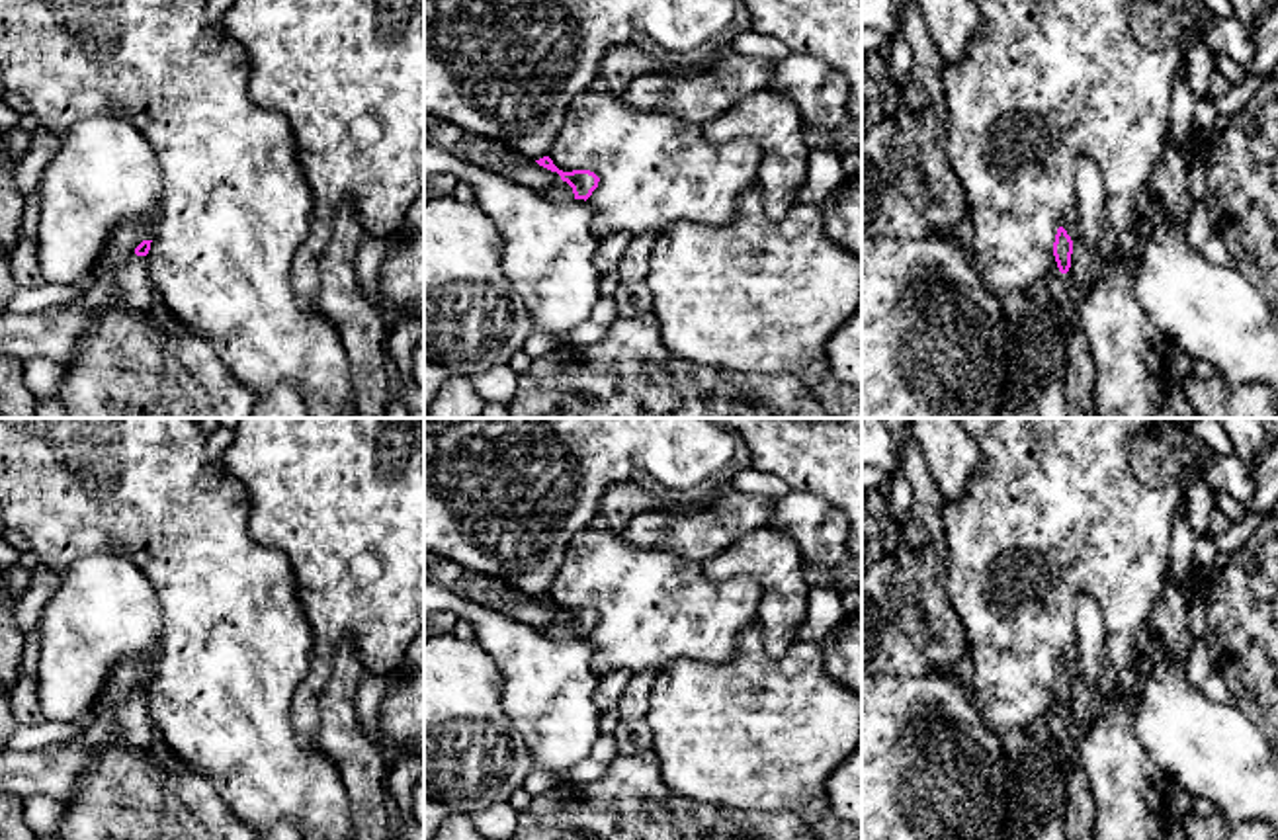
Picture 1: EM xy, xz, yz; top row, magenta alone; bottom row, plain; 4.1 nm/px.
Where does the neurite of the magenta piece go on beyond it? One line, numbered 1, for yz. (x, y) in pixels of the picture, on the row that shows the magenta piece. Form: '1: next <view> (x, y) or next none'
1: next yz (1075, 294)

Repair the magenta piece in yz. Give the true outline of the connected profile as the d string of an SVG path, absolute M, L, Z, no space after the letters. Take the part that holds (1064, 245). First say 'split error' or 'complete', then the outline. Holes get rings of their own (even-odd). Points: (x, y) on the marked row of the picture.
split error; M1063 227L1057 229L1055 242L1053 242L1053 256L1057 262L1057 268L1061 272L1061 277L1065 281L1065 289L1069 299L1075 305L1081 305L1085 301L1085 291L1079 287L1079 283L1073 279L1069 268L1071 268L1071 254L1073 254L1073 240L1067 234Z

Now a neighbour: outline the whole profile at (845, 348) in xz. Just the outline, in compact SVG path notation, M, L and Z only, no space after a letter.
M862 303L827 344L832 373L852 389L862 391Z

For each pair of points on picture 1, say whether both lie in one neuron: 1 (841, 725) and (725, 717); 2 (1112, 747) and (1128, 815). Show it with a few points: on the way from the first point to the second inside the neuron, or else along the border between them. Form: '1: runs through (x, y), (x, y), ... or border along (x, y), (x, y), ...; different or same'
1: runs through (811, 725), (755, 725); same
2: runs through (1116, 764), (1128, 786), (1128, 798); same

